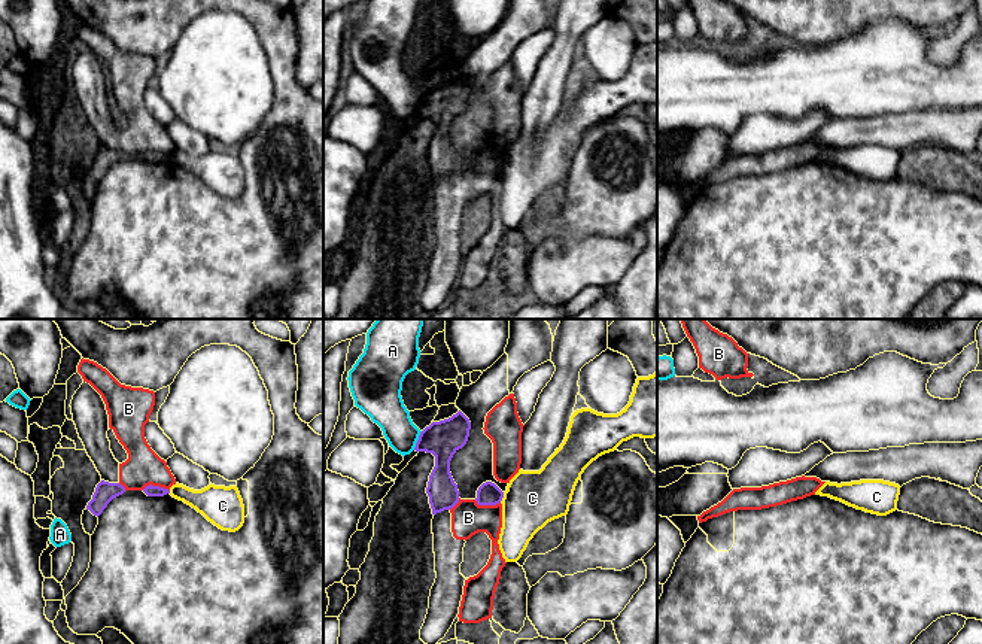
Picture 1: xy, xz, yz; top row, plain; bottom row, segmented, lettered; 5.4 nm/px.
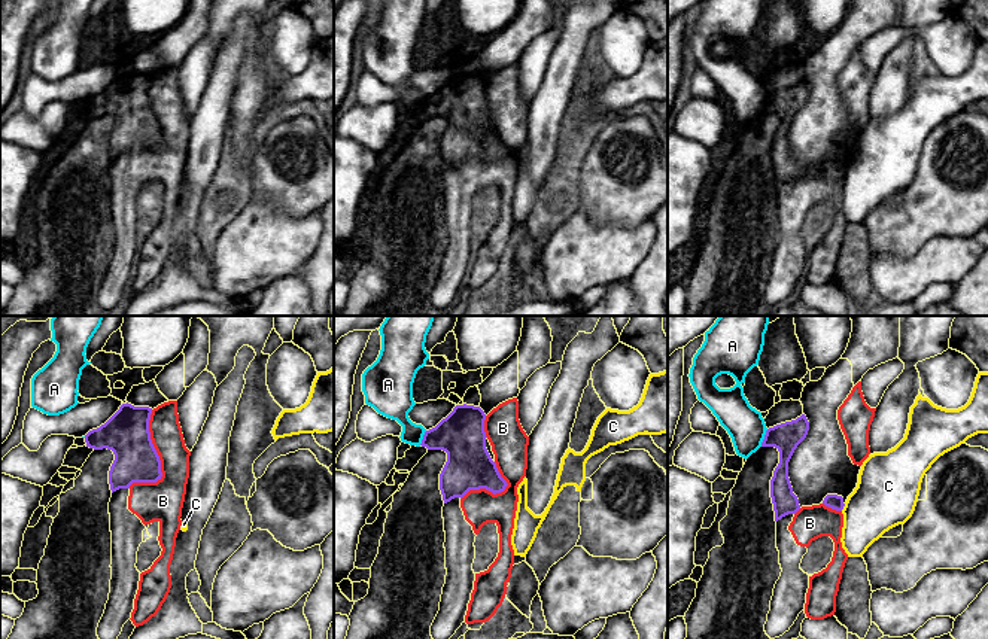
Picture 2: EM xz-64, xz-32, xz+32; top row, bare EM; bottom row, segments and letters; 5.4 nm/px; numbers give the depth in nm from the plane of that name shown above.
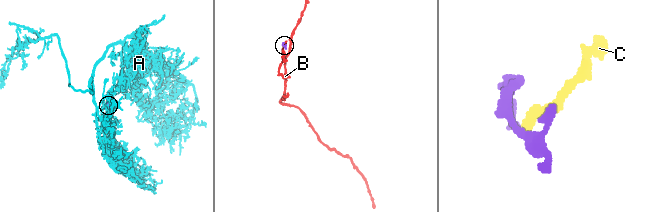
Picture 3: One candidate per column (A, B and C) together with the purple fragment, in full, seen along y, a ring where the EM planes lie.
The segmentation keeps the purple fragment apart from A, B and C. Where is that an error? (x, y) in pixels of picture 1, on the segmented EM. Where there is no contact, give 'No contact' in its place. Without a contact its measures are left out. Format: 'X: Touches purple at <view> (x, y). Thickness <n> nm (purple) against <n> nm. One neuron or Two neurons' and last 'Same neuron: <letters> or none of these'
A: Touches purple at xz (417, 440). Thickness 190 nm (purple) against 200 nm. Two neurons
B: Touches purple at xy (155, 486). Thickness 60 nm (purple) against 200 nm. Two neurons
C: Touches purple at xz (502, 497). Thickness 120 nm (purple) against 300 nm. Two neurons
Same neuron: none of these

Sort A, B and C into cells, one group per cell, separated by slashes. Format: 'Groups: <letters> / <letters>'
Groups: A / B / C

